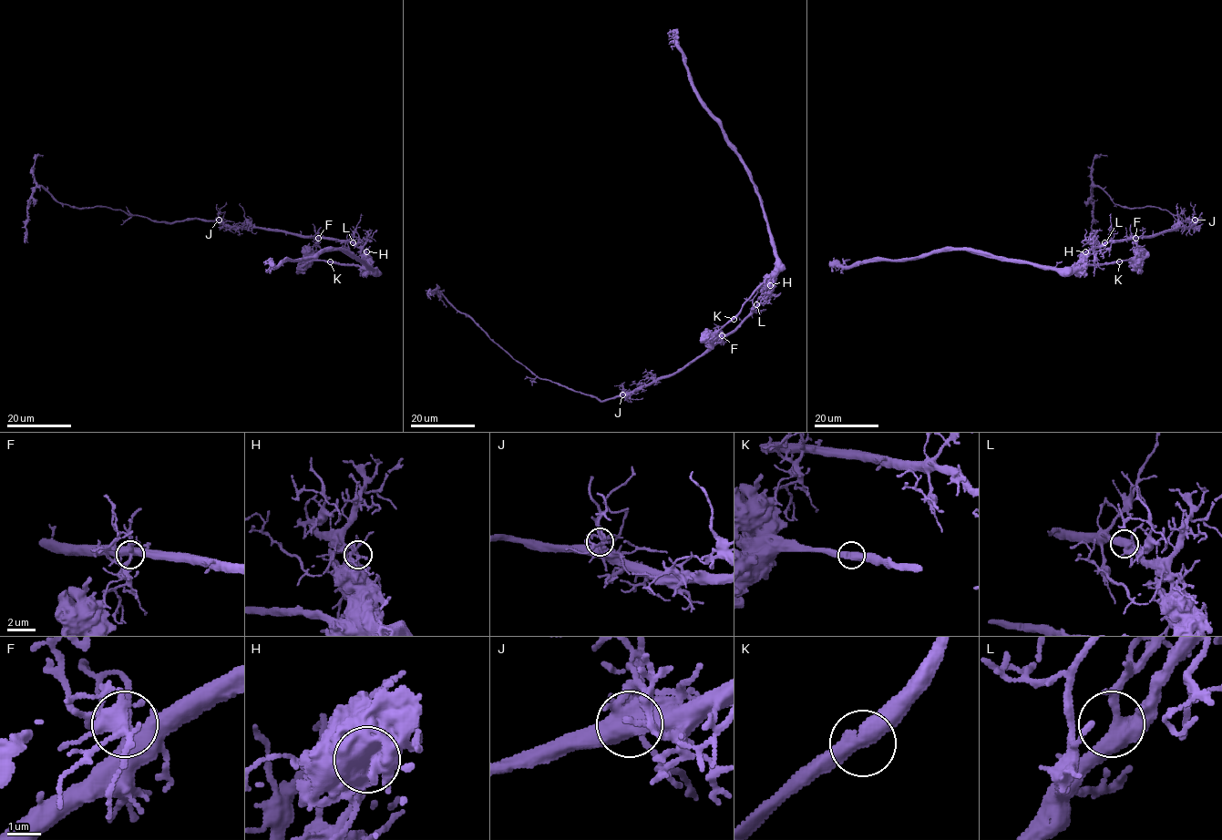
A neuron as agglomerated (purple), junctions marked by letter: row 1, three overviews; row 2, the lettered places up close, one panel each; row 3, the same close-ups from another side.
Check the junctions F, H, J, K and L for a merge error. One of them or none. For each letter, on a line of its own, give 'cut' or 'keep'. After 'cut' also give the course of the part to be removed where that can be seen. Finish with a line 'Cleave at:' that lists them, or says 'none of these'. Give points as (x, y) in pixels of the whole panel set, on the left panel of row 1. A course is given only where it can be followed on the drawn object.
F: keep
H: cut; foreign part runs (366, 251), (351, 242), (200, 219), (161, 222), (105, 207), (74, 208), (42, 187), (26, 210), (26, 241)
J: keep
K: keep
L: keep
Cleave at: H

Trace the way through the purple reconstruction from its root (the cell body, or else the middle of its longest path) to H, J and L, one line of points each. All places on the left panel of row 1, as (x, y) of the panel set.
H: (375, 271), (368, 262), (366, 251)
J: (375, 271), (369, 266), (369, 257), (351, 242), (303, 238), (262, 228), (233, 228), (219, 220)
L: (375, 271), (369, 266), (369, 257), (353, 242)

